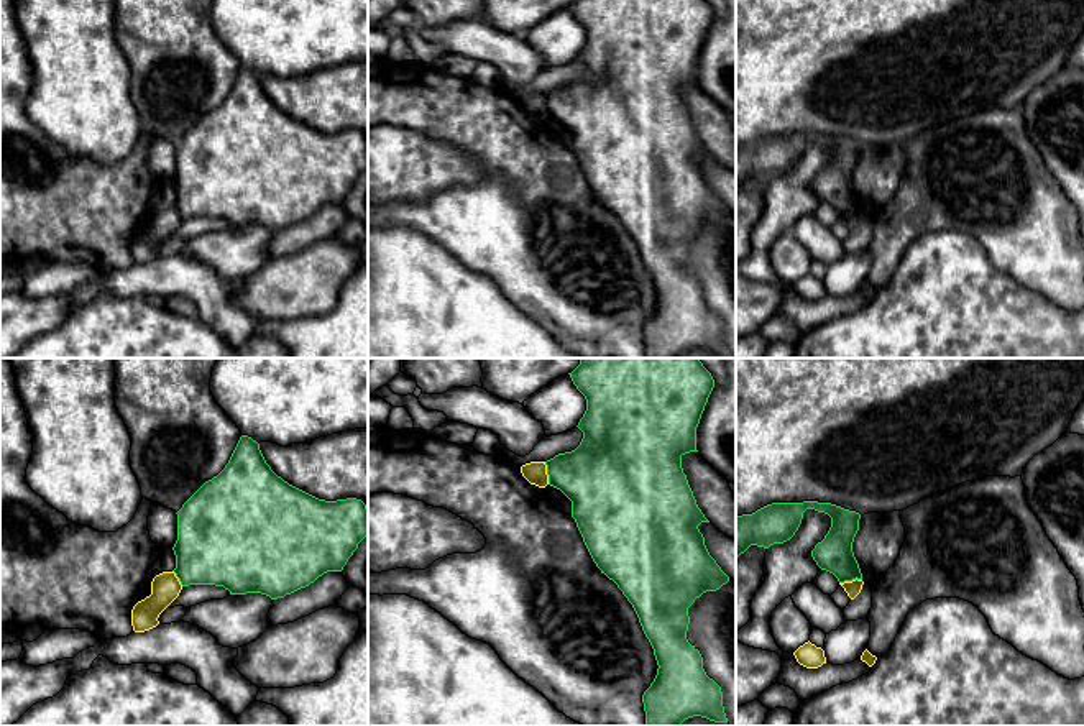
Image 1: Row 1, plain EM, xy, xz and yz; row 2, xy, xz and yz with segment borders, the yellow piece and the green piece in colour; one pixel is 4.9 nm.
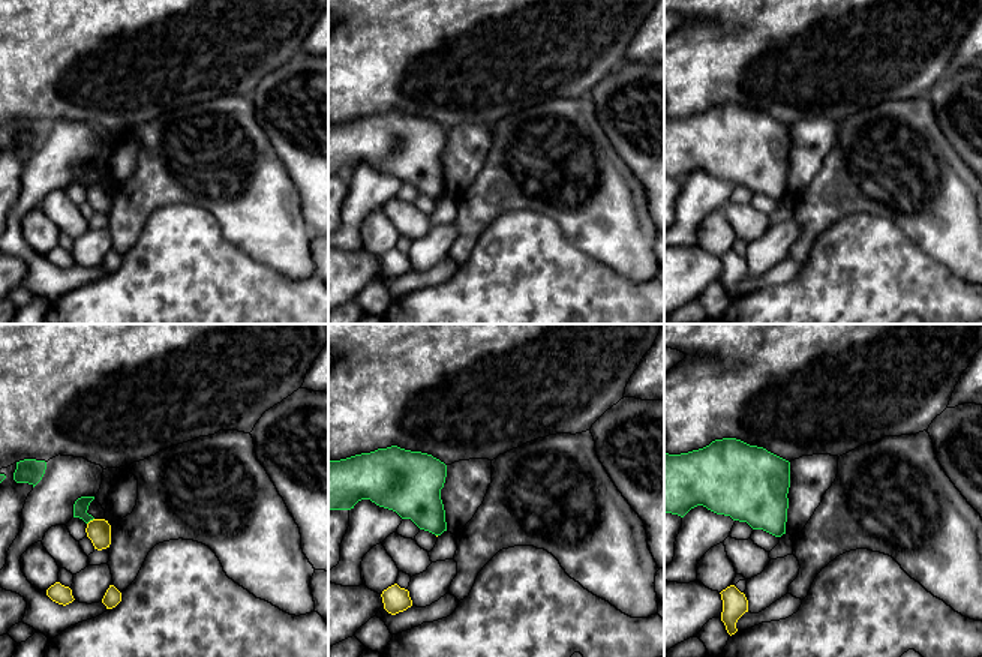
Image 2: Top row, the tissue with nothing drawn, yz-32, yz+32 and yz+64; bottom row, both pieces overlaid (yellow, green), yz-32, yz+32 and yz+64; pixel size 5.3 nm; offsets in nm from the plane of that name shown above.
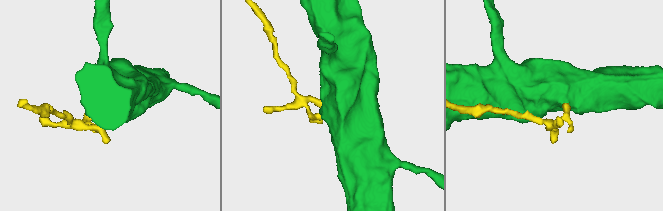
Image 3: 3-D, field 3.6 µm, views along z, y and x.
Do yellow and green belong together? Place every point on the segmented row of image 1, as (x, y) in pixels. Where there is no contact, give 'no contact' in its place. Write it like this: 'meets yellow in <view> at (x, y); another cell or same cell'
meets yellow in xz at (546, 473); another cell

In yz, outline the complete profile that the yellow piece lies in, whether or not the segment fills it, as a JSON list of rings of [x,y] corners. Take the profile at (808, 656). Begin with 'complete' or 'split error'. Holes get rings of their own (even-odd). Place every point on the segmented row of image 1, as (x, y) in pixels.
complete | [[[810,641],[793,652],[797,662],[806,669],[818,669],[826,664],[824,650]]]

